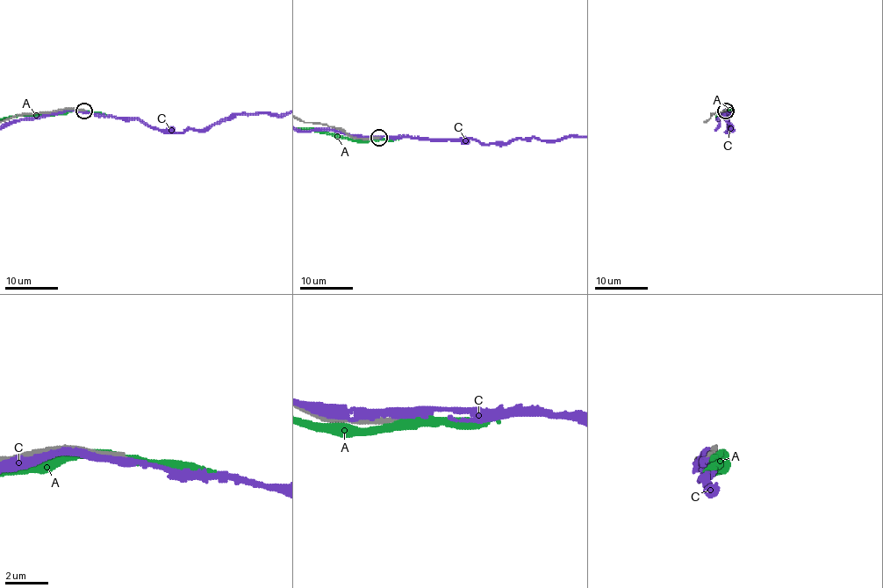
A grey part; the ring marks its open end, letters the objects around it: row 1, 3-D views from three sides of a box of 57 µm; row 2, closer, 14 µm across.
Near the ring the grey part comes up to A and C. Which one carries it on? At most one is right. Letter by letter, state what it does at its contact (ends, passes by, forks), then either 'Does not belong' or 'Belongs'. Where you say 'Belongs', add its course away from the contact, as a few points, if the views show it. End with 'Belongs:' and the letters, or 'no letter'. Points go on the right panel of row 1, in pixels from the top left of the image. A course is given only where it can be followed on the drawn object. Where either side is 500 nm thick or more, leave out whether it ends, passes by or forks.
A: It passes by. Does not belong
C: It passes by. Does not belong
Belongs: no letter

